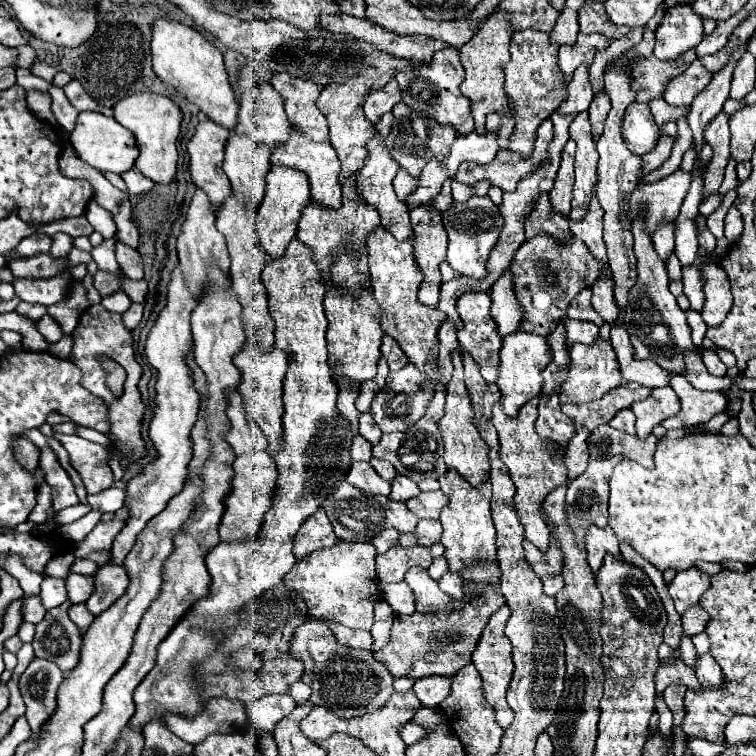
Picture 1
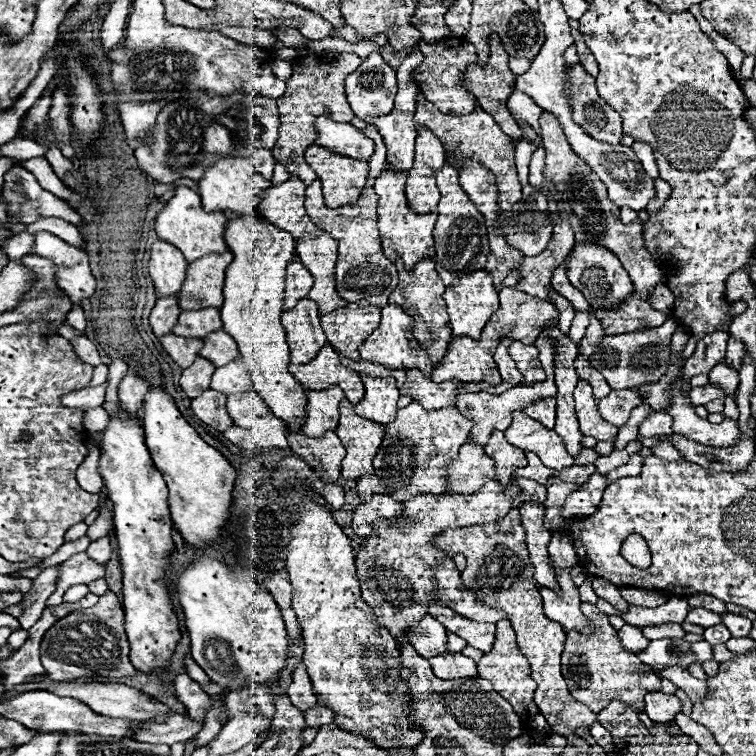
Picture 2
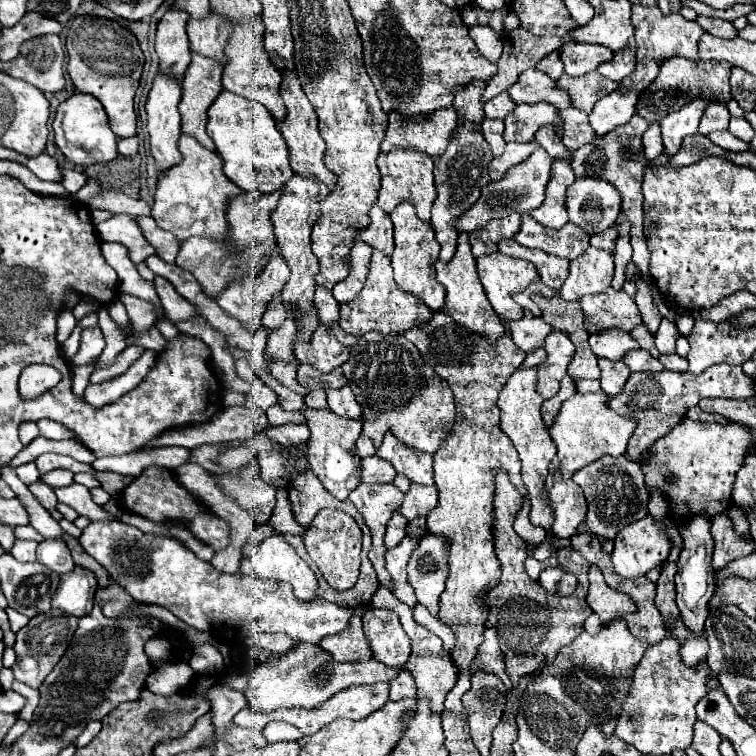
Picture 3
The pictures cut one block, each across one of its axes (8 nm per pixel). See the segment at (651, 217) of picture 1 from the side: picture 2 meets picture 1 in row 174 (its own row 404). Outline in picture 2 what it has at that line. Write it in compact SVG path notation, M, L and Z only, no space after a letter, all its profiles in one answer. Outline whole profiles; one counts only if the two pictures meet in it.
M678 376L674 380L674 384L670 386L670 406L666 408L666 412L674 418L674 428L678 428L678 434L688 436L704 446L716 446L716 448L724 448L724 446L732 446L738 442L740 432L738 432L738 424L736 420L726 418L720 424L712 424L700 416L696 416L694 406L690 404L688 392L684 390L684 378Z

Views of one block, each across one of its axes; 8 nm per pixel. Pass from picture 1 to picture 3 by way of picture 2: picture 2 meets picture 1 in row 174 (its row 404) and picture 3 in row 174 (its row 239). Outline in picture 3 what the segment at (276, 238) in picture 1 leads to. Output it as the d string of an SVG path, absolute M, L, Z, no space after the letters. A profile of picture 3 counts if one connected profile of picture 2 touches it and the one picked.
M224 90L208 108L208 136L224 160L224 174L244 190L274 192L294 174L288 164L288 148L278 132L274 116L258 102Z

